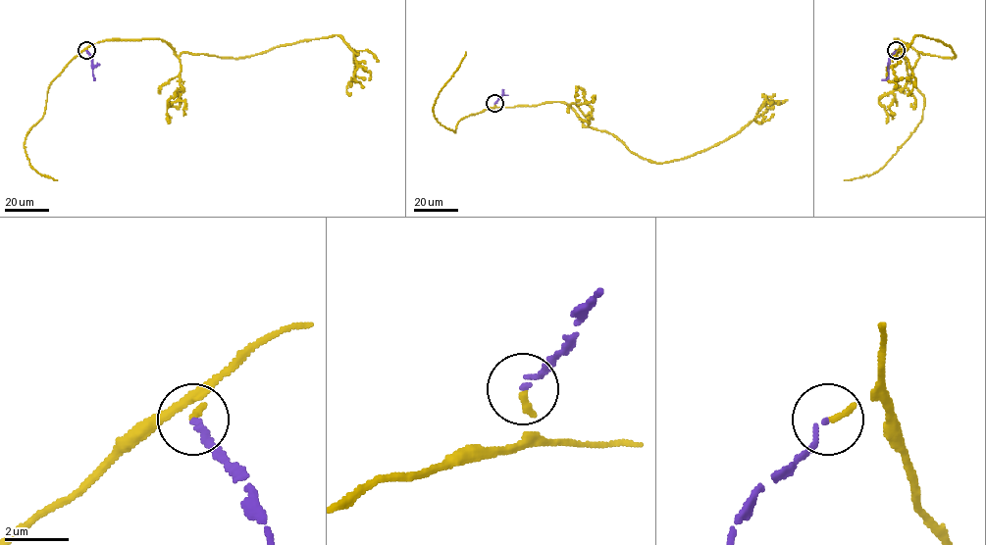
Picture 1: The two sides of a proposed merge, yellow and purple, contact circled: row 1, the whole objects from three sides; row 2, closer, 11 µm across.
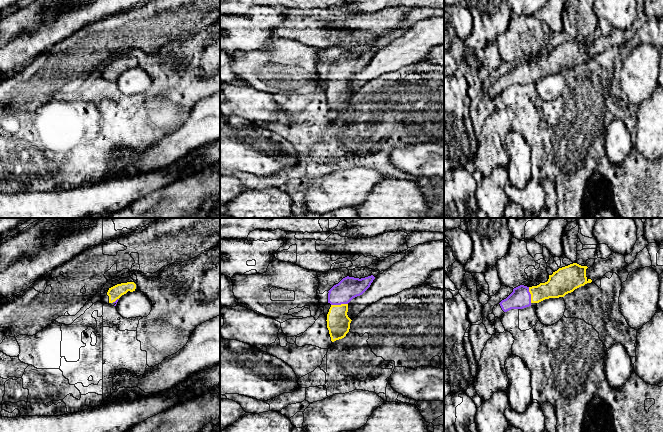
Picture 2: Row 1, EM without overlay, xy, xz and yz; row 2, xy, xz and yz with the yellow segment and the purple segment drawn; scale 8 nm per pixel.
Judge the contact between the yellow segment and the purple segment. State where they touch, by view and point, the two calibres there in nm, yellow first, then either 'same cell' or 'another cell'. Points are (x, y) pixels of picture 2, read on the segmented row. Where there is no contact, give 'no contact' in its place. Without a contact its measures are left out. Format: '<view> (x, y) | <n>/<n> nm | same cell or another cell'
xz (339, 305) | 190/180 nm | same cell

